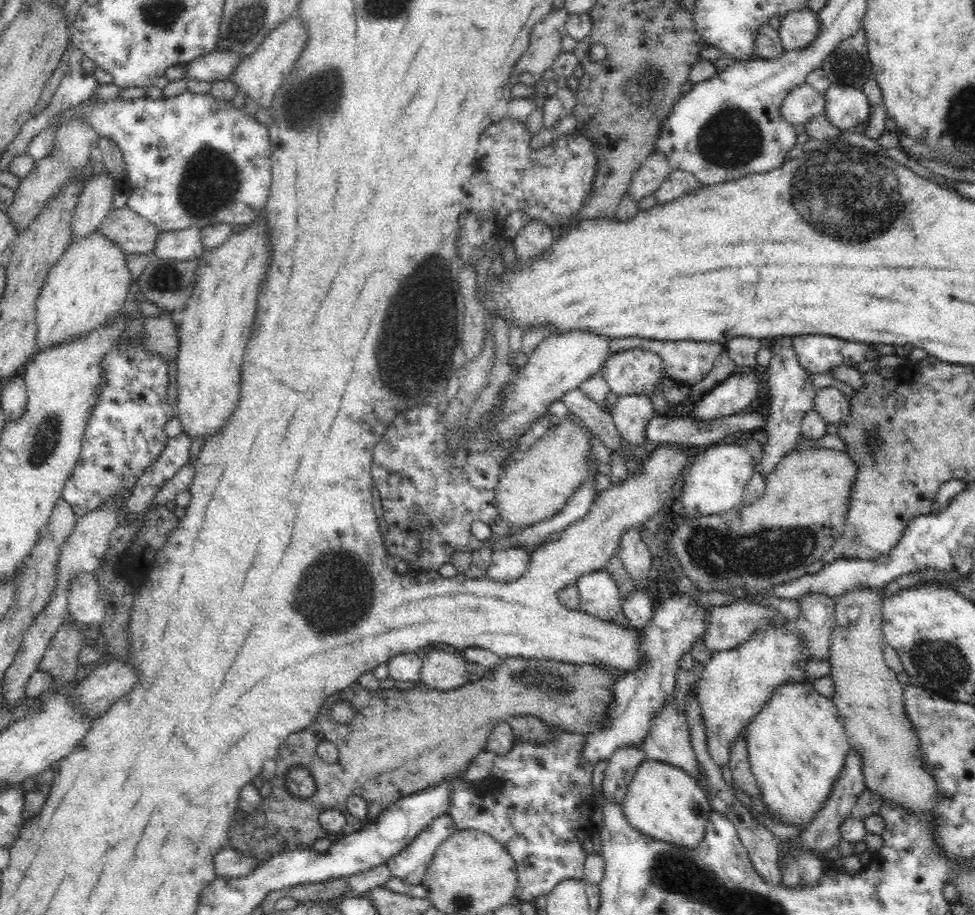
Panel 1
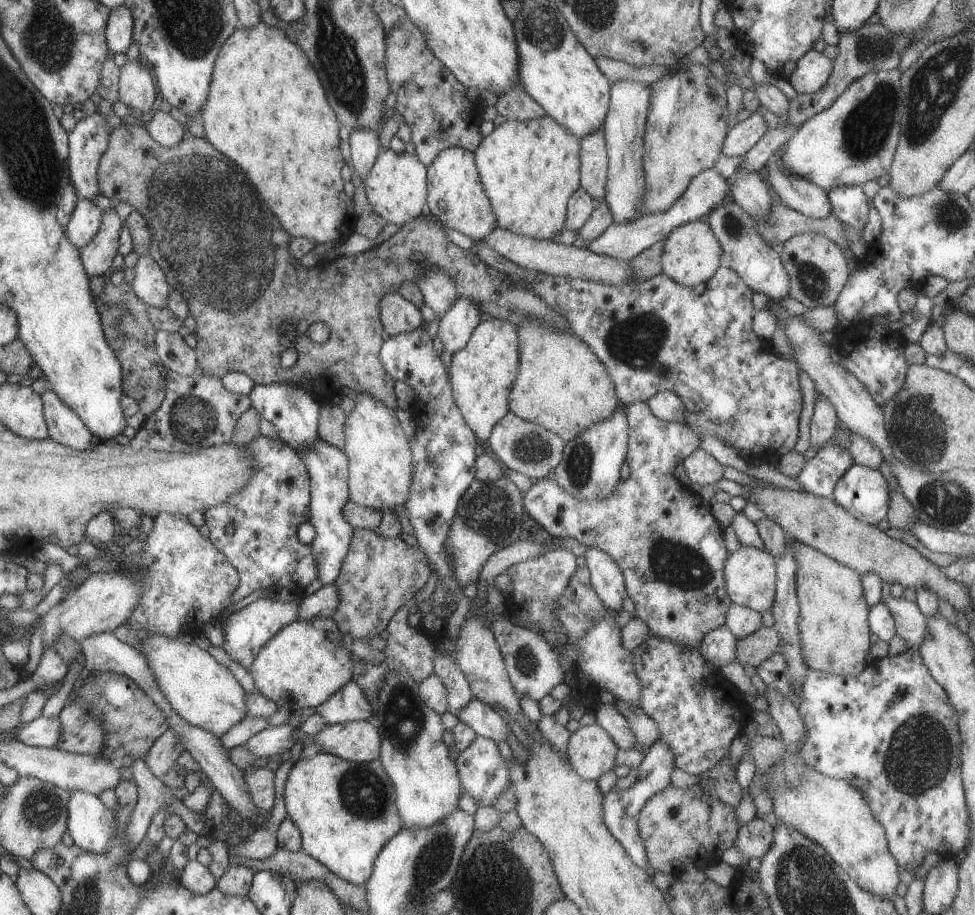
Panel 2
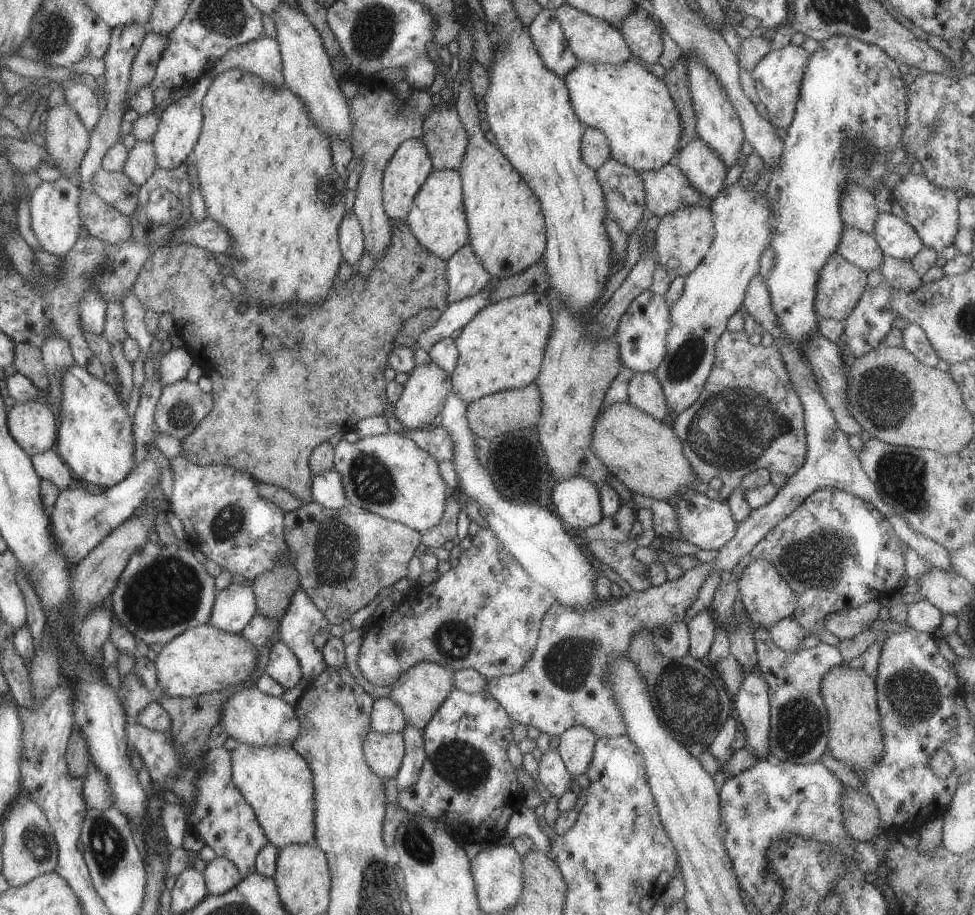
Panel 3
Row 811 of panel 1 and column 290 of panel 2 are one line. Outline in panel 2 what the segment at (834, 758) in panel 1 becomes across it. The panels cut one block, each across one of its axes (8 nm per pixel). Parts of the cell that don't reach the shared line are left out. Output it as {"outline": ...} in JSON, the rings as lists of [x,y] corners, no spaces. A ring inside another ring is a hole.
{"outline":[[[318,752],[311,758],[299,759],[292,764],[285,780],[283,800],[286,817],[300,832],[302,851],[335,876],[355,885],[367,882],[377,854],[403,826],[395,810],[395,790],[378,758],[357,764]]]}

